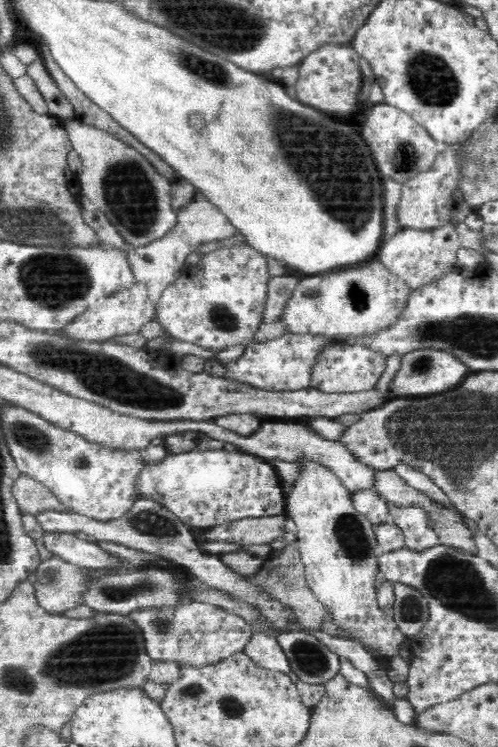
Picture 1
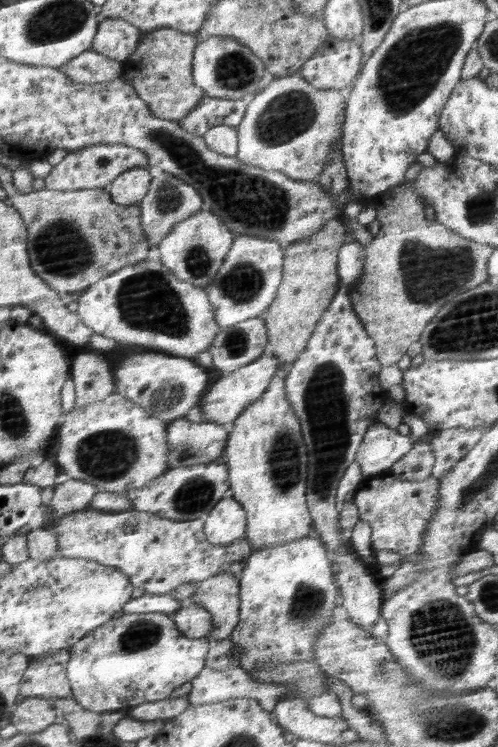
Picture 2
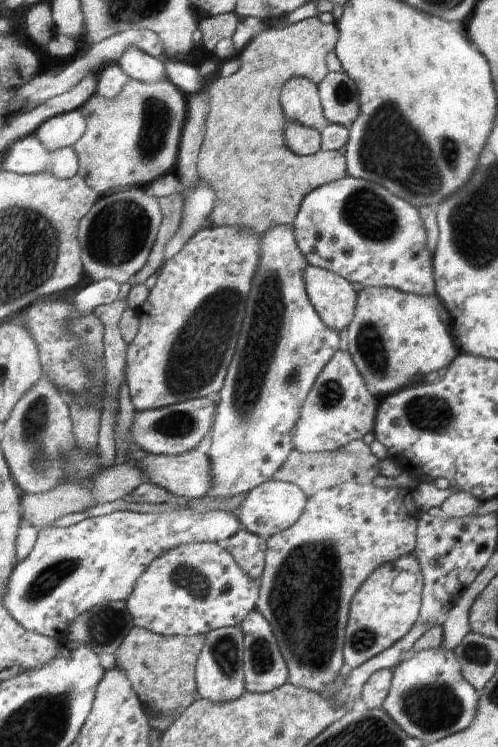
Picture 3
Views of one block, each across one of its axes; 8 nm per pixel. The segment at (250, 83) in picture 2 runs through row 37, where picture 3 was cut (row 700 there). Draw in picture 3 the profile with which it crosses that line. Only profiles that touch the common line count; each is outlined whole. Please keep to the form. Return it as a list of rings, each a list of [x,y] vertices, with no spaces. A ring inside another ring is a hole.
[[[239,625],[222,627],[205,634],[207,639],[200,653],[198,667],[195,669],[195,682],[198,684],[198,696],[210,702],[232,702],[246,694],[246,672],[243,670],[243,642],[246,635]]]

